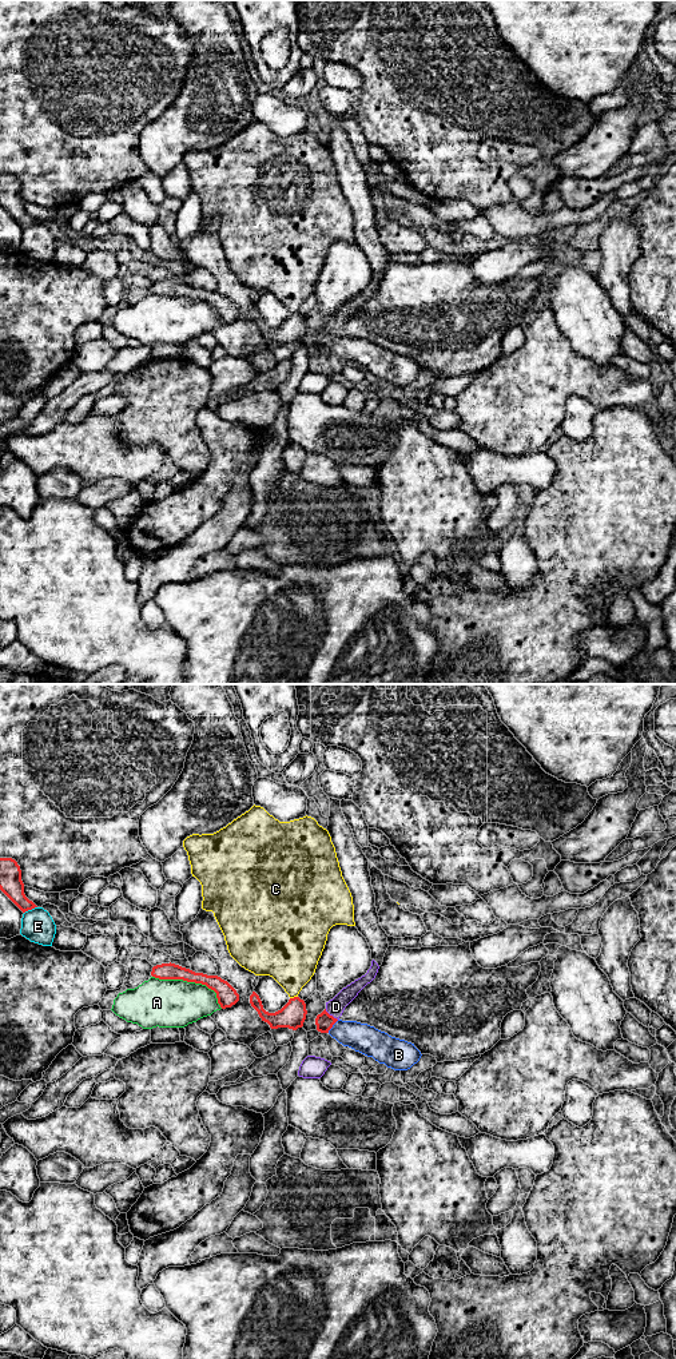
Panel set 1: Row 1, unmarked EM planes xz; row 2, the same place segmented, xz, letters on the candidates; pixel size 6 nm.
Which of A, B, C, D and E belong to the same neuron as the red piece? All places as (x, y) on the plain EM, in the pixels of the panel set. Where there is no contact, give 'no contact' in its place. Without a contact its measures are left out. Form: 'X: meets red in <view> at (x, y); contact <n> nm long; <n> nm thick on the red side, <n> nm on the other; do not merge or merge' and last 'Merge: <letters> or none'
A: meets red in xz at (191, 297); contact 460 nm long; 120 nm thick on the red side, 280 nm on the other; do not merge
B: meets red in xz at (331, 342); contact 100 nm long; 110 nm thick on the red side, 170 nm on the other; merge
C: meets red in xz at (294, 313); contact 50 nm long; 160 nm thick on the red side, 340 nm on the other; do not merge
D: meets red in xz at (331, 332); contact 100 nm long; 110 nm thick on the red side, 110 nm on the other; do not merge
E: meets red in xz at (30, 225); contact 90 nm long; 140 nm thick on the red side, 200 nm on the other; do not merge
Merge: B

